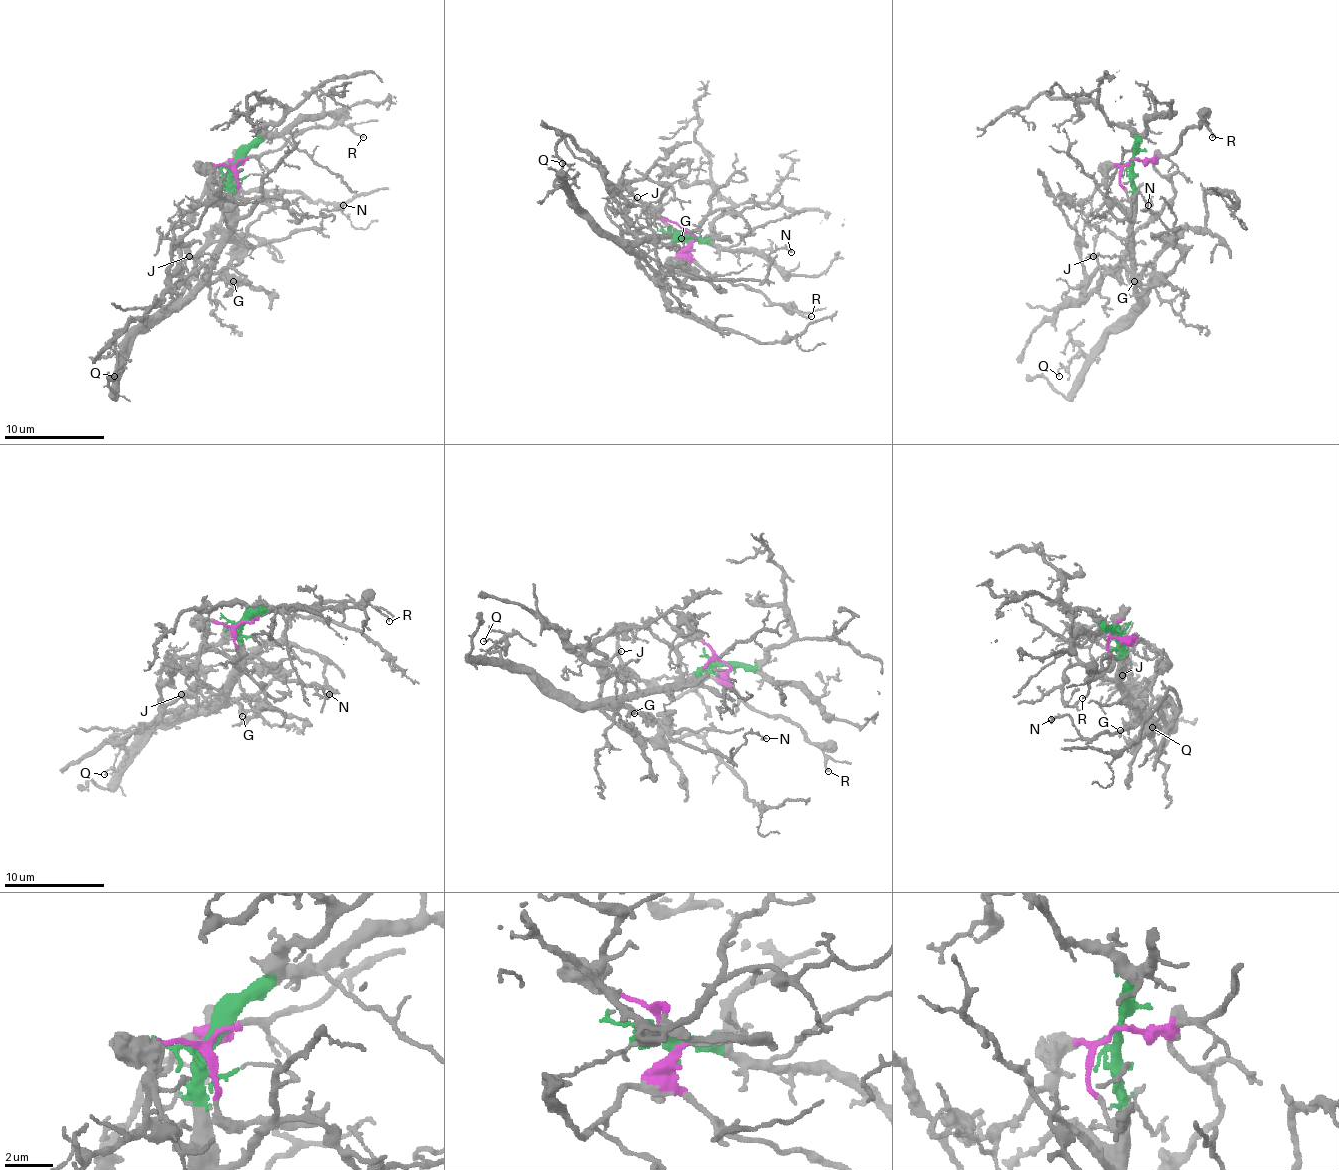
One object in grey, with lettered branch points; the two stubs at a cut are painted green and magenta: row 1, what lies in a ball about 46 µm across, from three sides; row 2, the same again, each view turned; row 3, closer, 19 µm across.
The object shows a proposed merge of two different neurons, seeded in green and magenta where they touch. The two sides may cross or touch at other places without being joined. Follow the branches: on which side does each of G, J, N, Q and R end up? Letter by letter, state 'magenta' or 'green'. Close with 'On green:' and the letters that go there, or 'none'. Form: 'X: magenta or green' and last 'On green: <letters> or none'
G: green
J: green
N: green
Q: green
R: magenta
On green: G, J, N, Q

